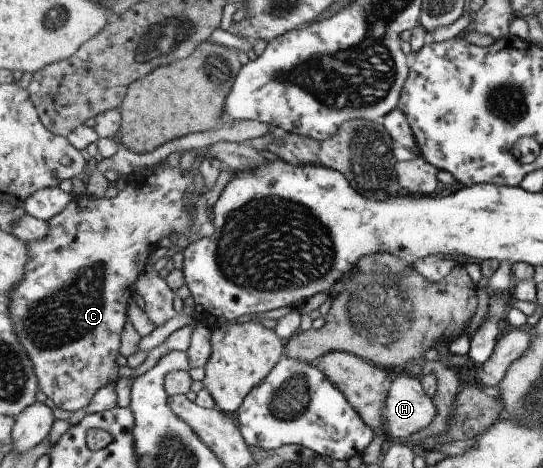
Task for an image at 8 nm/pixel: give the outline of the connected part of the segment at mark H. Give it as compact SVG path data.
M405 371L401 373L389 372L389 386L384 398L384 432L388 440L404 439L411 433L425 428L435 415L435 407L432 405L431 397L428 397L419 382L419 376L412 376Z

